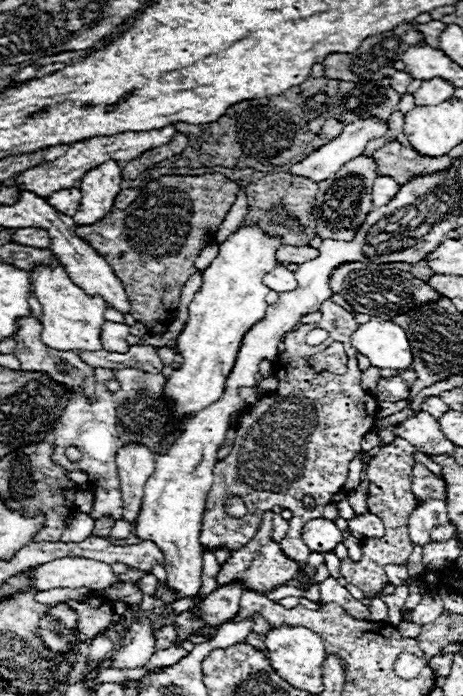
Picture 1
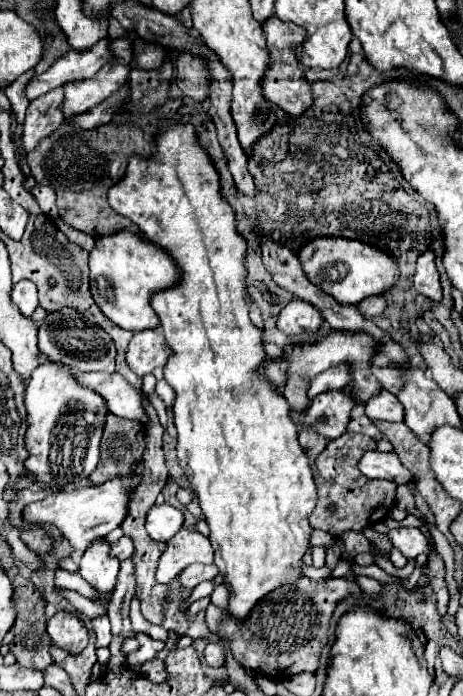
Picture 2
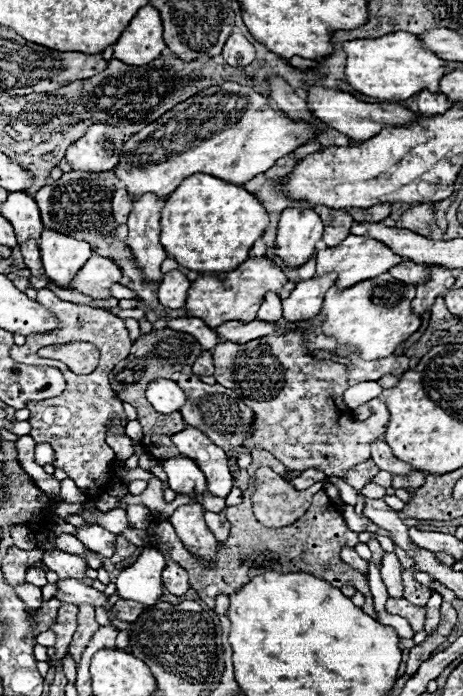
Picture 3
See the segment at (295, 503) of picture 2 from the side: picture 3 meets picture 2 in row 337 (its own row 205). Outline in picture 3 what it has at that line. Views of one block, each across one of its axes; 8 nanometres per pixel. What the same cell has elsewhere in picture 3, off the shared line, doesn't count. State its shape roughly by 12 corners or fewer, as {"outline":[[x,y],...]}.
{"outline":[[192,174],[160,244],[200,274],[248,258],[268,214],[242,186]]}

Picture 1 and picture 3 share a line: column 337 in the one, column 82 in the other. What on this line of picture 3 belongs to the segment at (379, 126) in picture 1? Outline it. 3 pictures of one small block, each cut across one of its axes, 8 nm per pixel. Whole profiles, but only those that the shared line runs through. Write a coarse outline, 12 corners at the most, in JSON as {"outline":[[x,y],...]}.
{"outline":[[94,124],[66,150],[74,172],[108,172],[122,130]]}

